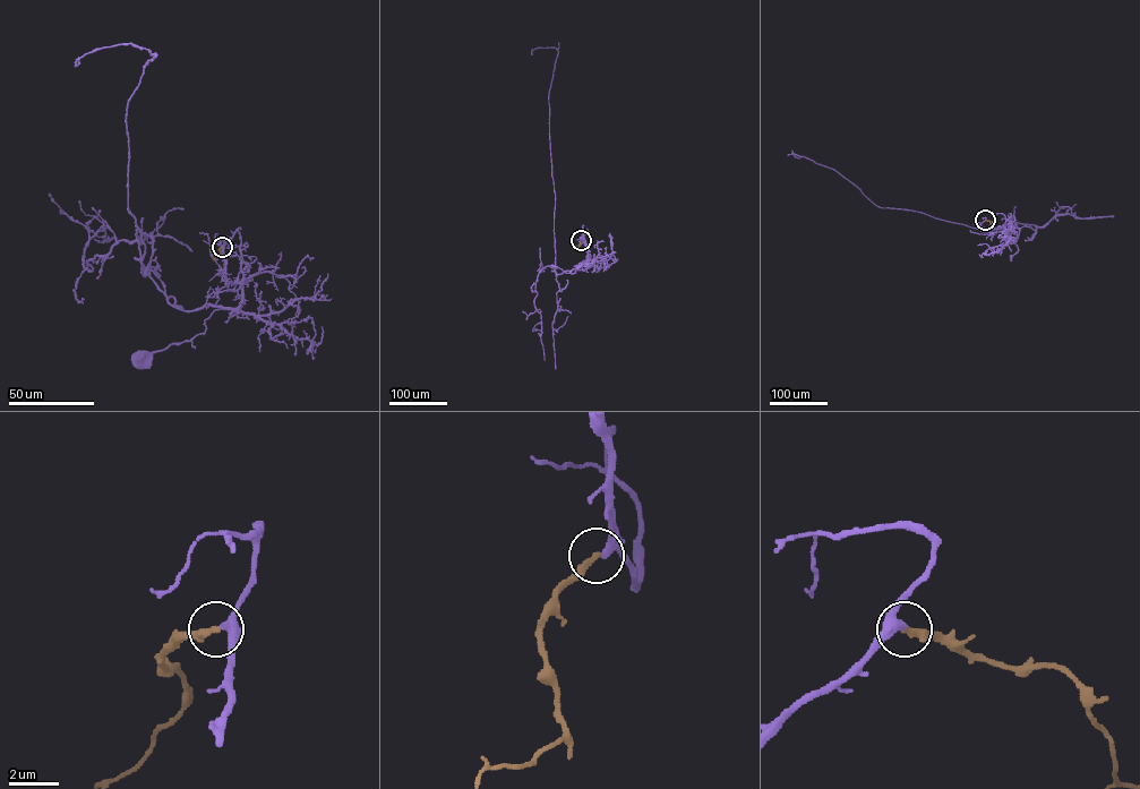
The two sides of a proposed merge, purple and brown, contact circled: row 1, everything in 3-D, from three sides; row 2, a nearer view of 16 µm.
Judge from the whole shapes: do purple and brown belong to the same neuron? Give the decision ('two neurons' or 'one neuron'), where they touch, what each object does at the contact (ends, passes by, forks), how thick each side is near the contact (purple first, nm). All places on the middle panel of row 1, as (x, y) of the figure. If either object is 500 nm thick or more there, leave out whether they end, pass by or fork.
one neuron; at (581, 240); purple passes by; brown ends there; 320 nm thick on the purple side, 280 nm on the other

